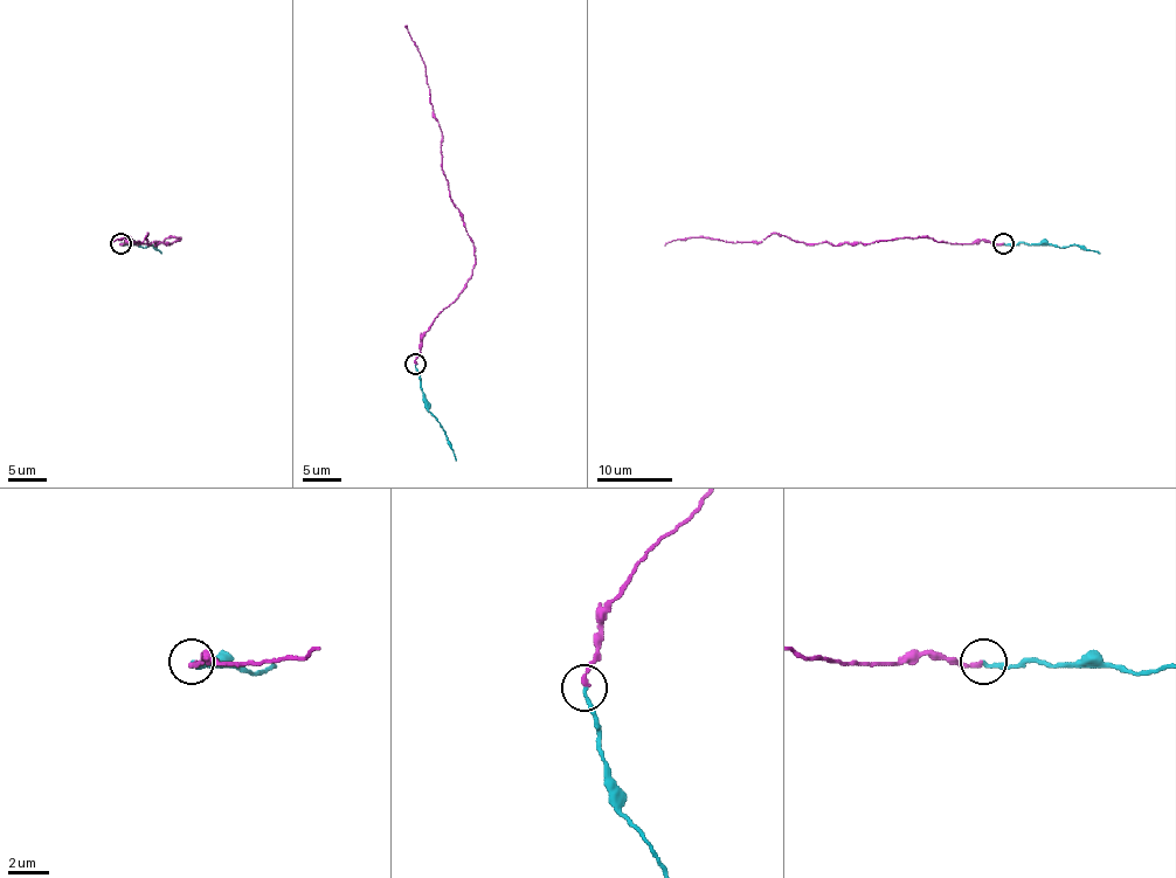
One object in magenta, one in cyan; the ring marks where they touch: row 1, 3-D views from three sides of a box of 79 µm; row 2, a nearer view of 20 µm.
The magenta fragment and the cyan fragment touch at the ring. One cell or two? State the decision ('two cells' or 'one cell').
one cell

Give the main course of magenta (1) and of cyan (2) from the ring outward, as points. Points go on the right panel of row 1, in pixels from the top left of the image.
1: (1003, 243), (915, 237), (836, 246), (772, 234), (762, 241), (686, 237), (665, 243)
2: (1003, 243), (1070, 246), (1100, 253)

